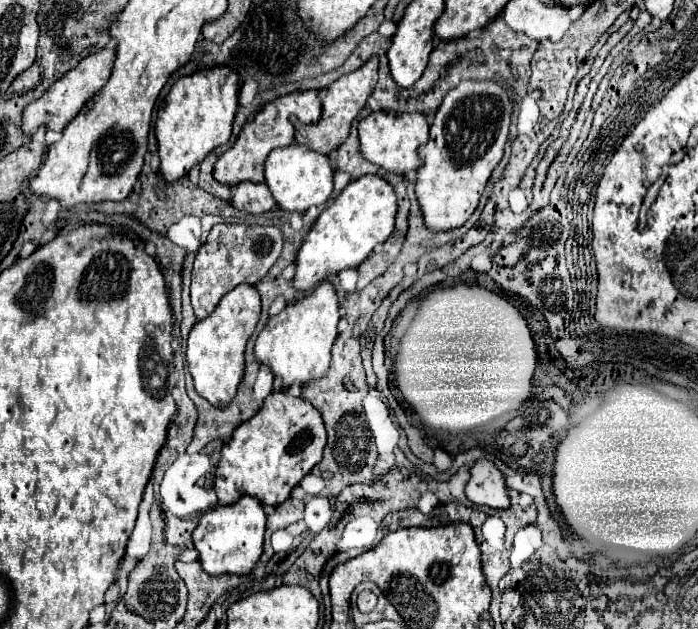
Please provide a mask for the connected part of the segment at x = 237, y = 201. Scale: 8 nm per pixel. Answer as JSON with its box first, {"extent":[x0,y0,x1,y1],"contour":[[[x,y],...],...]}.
{"extent":[231,183,275,215],"contour":[[[241,183],[241,185],[231,187],[231,191],[233,191],[233,197],[231,197],[233,209],[243,211],[243,213],[259,215],[259,213],[271,211],[275,205],[275,199],[271,197],[269,187],[265,183],[257,183],[257,185]]]}

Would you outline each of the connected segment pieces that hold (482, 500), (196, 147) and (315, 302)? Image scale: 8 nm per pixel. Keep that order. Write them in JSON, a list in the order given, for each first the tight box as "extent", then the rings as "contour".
[{"extent":[465,459,509,509],"contour":[[[479,459],[471,467],[471,477],[465,487],[465,495],[475,505],[487,505],[493,509],[509,507],[509,495],[505,479],[493,461]]]},{"extent":[155,67,237,185],"contour":[[[213,67],[191,77],[181,77],[157,109],[155,139],[159,153],[159,173],[171,185],[185,177],[215,147],[231,137],[231,123],[237,113],[237,75],[229,67]]]},{"extent":[255,283,341,387],"contour":[[[331,283],[317,285],[307,297],[287,305],[279,315],[271,317],[255,343],[255,357],[275,377],[283,381],[283,387],[293,383],[309,383],[325,375],[331,361],[331,347],[337,337],[337,323],[341,319],[339,301]]]}]

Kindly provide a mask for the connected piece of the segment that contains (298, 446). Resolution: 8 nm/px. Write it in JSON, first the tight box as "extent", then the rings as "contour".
{"extent":[215,391,327,505],"contour":[[[273,391],[263,407],[237,431],[221,449],[215,471],[215,493],[219,505],[233,505],[243,495],[259,499],[263,505],[281,505],[291,489],[321,461],[327,433],[321,413],[305,399]]]}

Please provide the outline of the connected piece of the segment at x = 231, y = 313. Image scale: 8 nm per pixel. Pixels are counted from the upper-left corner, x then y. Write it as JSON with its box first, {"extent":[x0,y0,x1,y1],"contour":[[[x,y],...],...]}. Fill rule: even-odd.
{"extent":[187,285,261,407],"contour":[[[241,285],[221,299],[219,307],[207,319],[195,323],[187,341],[187,363],[193,377],[195,391],[213,407],[227,407],[237,393],[245,369],[245,345],[261,313],[261,297],[255,287]]]}

